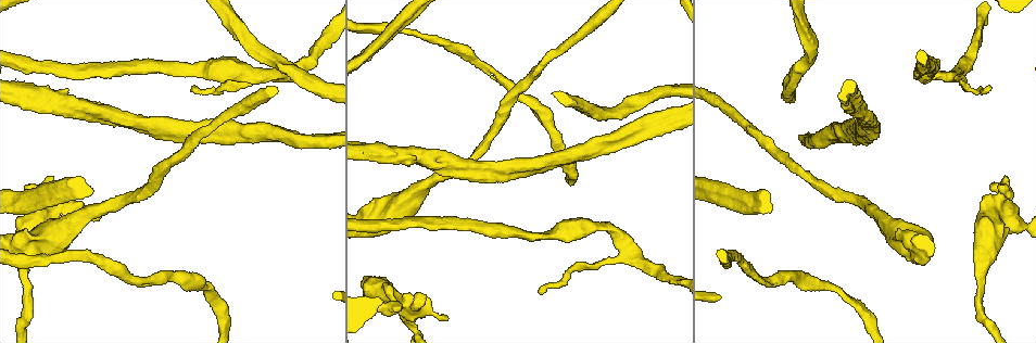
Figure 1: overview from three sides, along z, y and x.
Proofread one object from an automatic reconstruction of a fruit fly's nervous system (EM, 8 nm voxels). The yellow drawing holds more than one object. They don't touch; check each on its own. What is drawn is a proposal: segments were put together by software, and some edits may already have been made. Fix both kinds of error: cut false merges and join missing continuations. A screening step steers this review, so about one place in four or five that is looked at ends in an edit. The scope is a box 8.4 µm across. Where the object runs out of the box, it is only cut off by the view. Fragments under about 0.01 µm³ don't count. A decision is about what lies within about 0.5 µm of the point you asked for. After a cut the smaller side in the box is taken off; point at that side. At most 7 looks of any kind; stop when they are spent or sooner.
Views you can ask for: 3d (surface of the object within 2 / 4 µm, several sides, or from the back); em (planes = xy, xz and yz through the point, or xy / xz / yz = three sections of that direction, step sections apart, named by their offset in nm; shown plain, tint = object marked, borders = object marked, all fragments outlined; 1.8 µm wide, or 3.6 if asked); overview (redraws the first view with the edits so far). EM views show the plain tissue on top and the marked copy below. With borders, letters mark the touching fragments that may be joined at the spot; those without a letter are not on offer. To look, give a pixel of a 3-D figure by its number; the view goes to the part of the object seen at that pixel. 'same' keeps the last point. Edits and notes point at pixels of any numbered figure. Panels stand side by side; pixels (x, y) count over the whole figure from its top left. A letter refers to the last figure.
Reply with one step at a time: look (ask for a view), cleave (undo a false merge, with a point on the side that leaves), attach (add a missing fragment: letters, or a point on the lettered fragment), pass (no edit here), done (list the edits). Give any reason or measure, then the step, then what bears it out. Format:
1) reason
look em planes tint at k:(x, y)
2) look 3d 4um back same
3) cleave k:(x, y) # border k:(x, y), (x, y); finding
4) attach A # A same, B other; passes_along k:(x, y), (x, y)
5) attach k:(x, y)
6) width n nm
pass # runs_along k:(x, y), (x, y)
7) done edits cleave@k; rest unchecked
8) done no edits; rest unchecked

thin neck
look 3d 4um at 1:(490, 71)

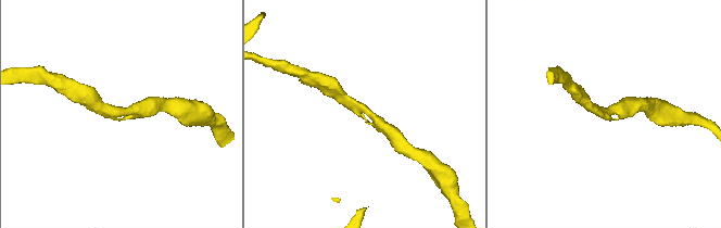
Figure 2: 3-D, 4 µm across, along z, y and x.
arm_widths 220, 220 nm
look em xy step 16 tint at 2:(365, 113)

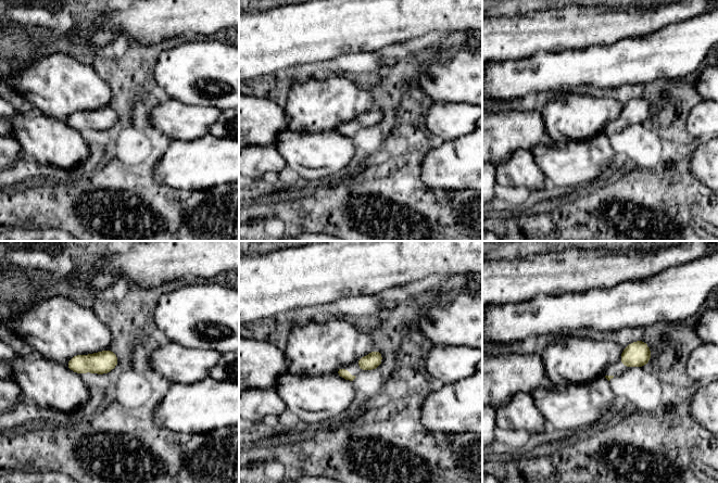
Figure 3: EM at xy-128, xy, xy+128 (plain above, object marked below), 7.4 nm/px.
look em planes borders same

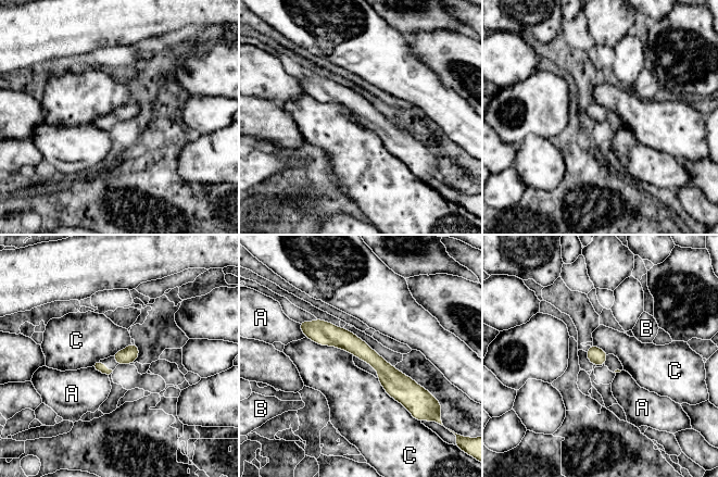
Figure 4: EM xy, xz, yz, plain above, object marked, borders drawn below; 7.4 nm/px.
pass # A other, B other, C other; runs_along 4:(304, 325), (349, 341), (416, 390); continuous, no second cell

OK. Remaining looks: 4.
free end
look 3d 2um at 1:(991, 182)

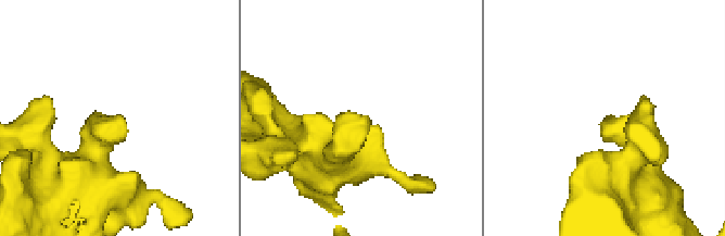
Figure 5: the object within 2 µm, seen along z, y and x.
shape alone is not enough
look em planes tint at 5:(117, 115)

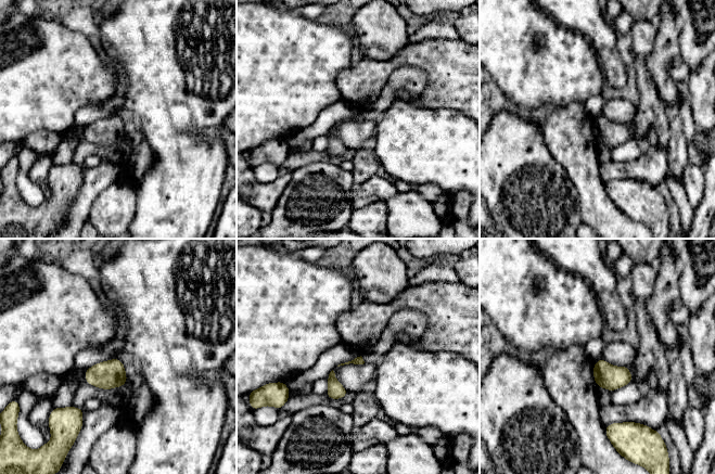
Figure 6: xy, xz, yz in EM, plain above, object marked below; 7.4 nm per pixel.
see the neighbours
look em planes borders same

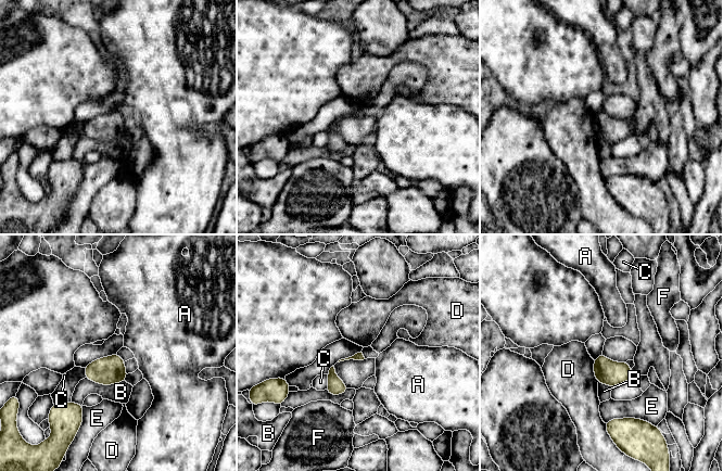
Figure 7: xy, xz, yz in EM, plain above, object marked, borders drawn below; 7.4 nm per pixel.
longest_contact B 300 nm
pass # A other, B other, C other, D other, E other, F other; border 7:(593, 360), (593, 372), (597, 383); no lettered fragment goes on from it

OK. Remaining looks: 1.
done no edits; rest unchecked

